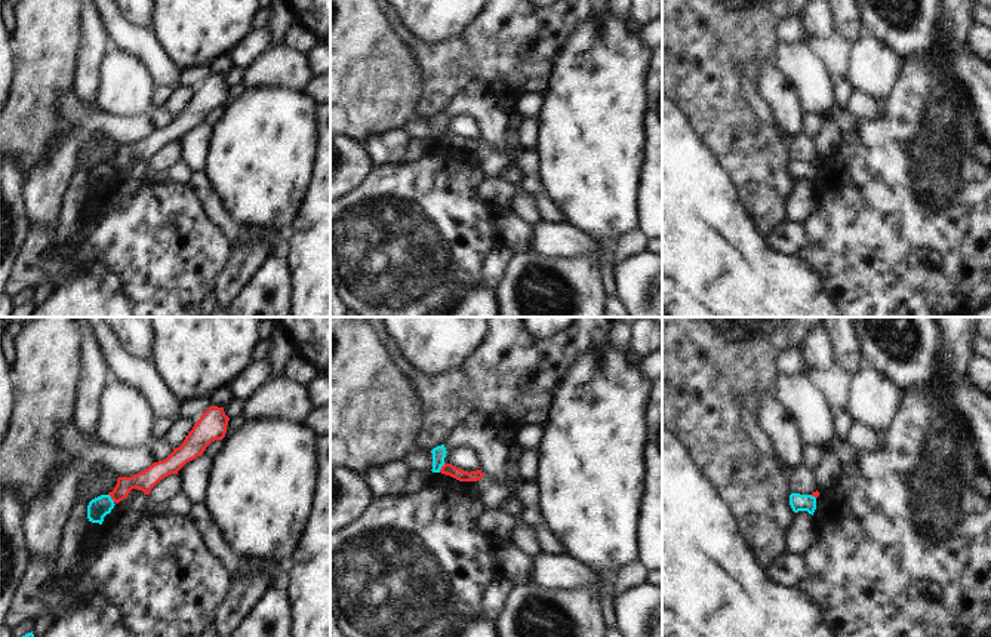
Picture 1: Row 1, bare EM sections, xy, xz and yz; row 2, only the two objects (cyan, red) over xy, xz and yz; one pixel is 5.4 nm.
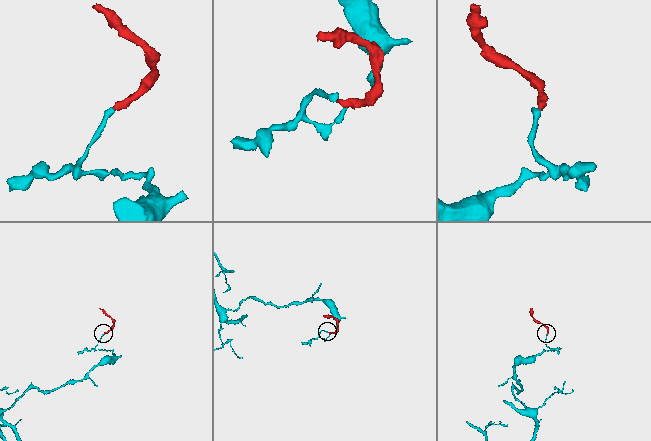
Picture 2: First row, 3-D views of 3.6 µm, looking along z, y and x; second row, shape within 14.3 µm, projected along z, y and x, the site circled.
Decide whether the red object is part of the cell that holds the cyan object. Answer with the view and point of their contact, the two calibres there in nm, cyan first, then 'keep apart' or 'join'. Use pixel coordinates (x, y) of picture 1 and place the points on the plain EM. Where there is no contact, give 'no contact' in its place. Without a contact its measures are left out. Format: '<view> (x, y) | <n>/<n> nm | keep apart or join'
xz (440, 137) | 80/60 nm | keep apart

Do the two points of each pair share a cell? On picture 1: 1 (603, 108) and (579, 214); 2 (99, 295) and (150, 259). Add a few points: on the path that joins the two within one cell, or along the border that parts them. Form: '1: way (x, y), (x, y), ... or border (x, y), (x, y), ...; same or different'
1: way (591, 135), (591, 187); same
2: border (89, 262), (99, 261), (108, 267), (132, 301); different

